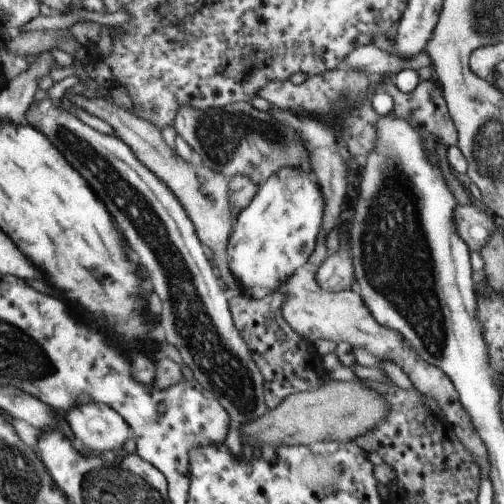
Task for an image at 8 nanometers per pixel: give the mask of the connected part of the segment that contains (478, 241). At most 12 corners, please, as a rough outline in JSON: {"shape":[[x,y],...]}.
{"shape":[[471,204],[455,206],[460,239],[476,252],[495,229]]}

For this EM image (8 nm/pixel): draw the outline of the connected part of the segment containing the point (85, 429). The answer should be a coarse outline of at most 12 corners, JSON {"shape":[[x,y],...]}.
{"shape":[[107,404],[66,411],[75,440],[96,455],[133,441]]}

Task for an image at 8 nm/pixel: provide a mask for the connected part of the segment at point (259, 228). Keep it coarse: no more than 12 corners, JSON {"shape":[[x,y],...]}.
{"shape":[[281,169],[236,218],[230,267],[279,291],[324,228],[323,188]]}

